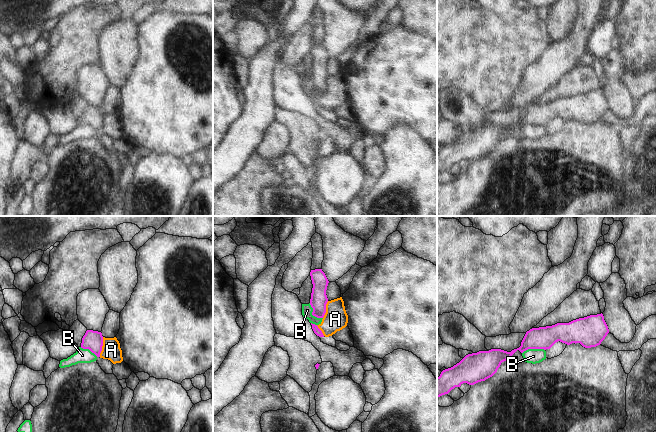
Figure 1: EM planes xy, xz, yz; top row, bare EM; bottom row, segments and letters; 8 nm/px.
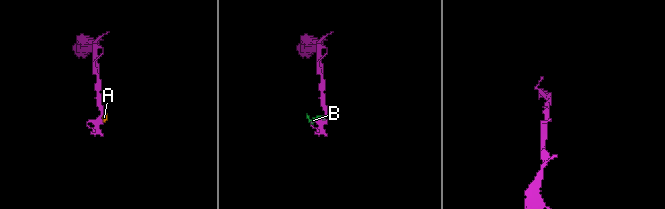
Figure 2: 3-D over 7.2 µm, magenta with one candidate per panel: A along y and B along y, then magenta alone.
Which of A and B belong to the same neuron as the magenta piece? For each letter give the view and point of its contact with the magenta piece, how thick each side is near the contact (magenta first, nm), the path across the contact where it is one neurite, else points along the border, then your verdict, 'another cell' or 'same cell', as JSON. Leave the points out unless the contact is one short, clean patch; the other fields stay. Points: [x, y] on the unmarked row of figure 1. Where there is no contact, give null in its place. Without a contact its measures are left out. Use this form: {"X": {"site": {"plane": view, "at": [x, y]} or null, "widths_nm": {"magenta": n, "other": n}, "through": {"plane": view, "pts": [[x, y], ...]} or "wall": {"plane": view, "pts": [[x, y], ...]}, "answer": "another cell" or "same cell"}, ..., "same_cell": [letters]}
{"A": {"site": {"plane": "xy", "at": [101, 123]}, "widths_nm": {"magenta": 160, "other": 150}, "wall": {"plane": "xy", "pts": [[103, 113], [102, 126], [99, 132]]}, "answer": "another cell"}, "B": {"site": {"plane": "yz", "at": [533, 124]}, "widths_nm": {"magenta": 180, "other": 120}, "wall": {"plane": "yz", "pts": [[544, 125], [526, 125], [522, 129]]}, "answer": "another cell"}, "same_cell": []}

